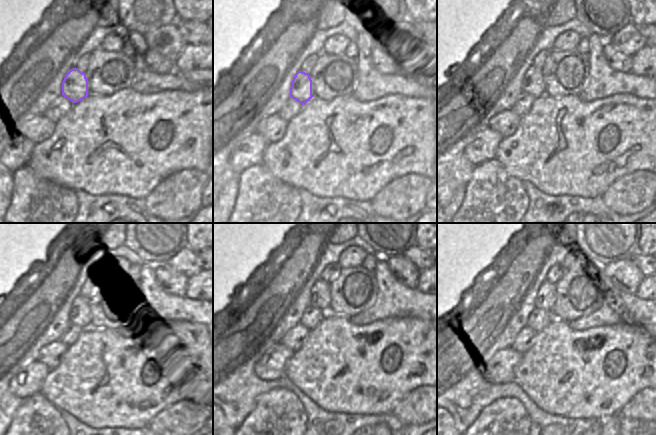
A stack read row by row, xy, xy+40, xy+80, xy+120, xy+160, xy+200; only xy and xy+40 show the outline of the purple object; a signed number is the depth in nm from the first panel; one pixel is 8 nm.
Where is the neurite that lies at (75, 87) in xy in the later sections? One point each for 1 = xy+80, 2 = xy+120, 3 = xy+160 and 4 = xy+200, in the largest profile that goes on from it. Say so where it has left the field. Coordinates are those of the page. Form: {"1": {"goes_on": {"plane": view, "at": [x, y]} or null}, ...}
{"1": {"goes_on": {"plane": "xy+80", "at": [529, 81]}}, "2": {"goes_on": {"plane": "xy+120", "at": [81, 300]}}, "3": {"goes_on": {"plane": "xy+160", "at": [320, 299]}}, "4": {"goes_on": {"plane": "xy+200", "at": [546, 296]}}}

